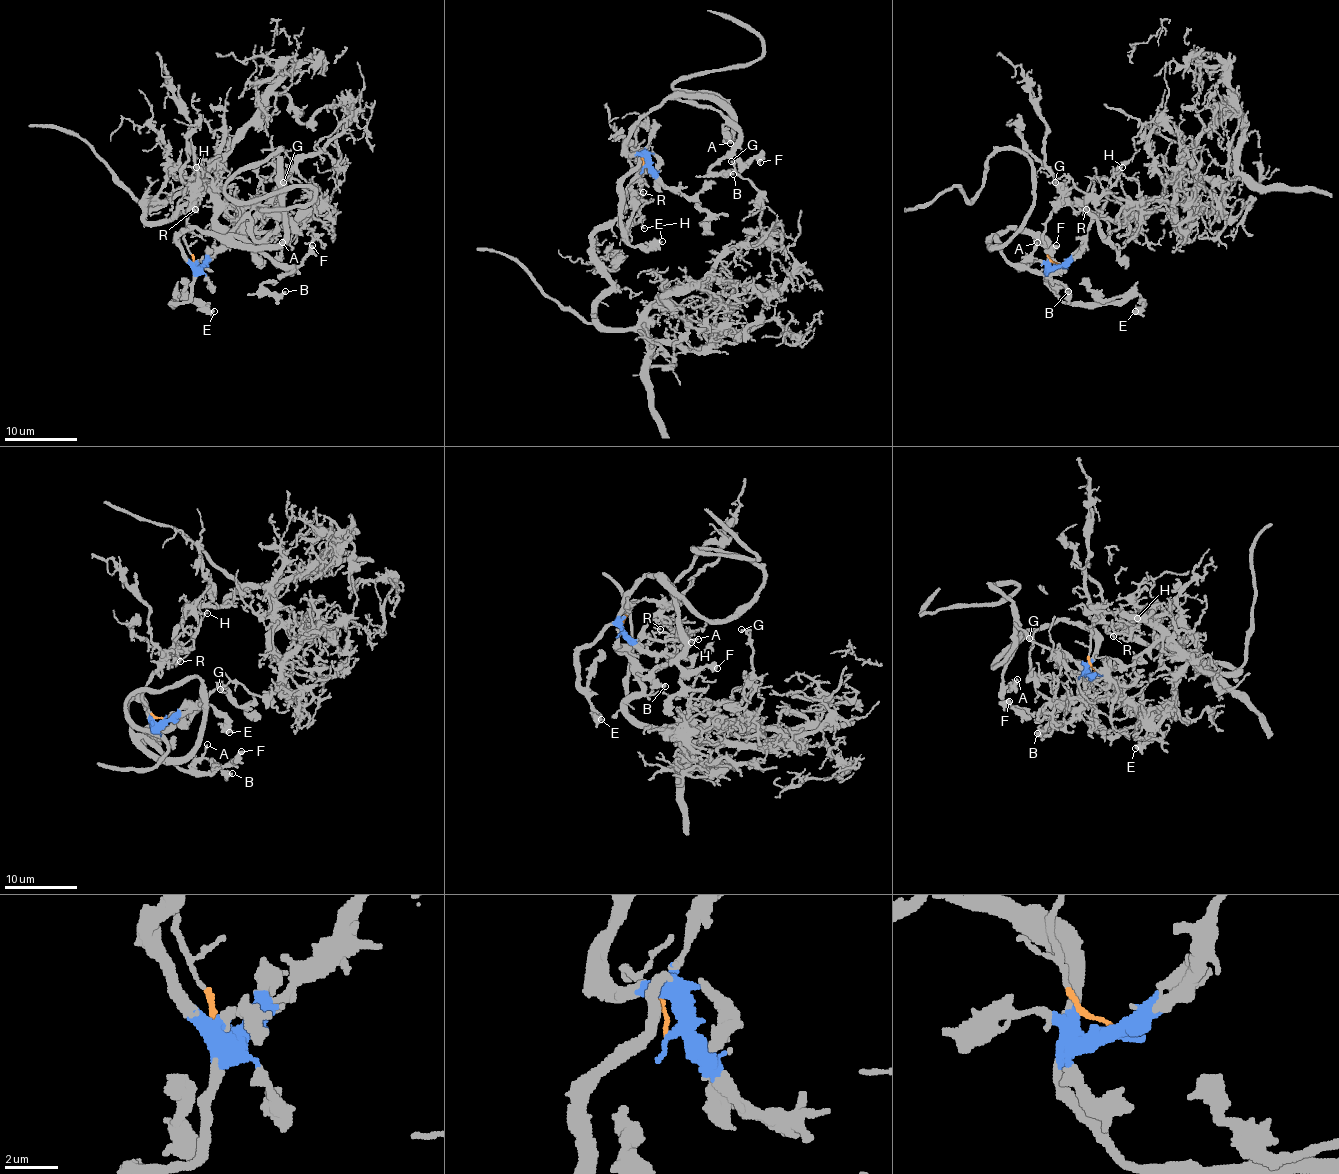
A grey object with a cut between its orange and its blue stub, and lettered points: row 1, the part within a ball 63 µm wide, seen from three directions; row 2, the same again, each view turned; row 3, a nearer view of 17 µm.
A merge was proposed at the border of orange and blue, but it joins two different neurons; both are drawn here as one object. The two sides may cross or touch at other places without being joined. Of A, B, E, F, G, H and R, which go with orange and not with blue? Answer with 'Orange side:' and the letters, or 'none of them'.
Orange side: G, H, R

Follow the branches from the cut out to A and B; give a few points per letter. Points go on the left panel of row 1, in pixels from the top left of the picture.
A: (196, 266), (178, 237), (194, 228), (220, 235), (245, 237), (278, 264), (276, 259), (281, 254), (281, 243)
B: (196, 266), (180, 244), (181, 234), (196, 228), (245, 237), (290, 270), (263, 284), (270, 292), (285, 292)

